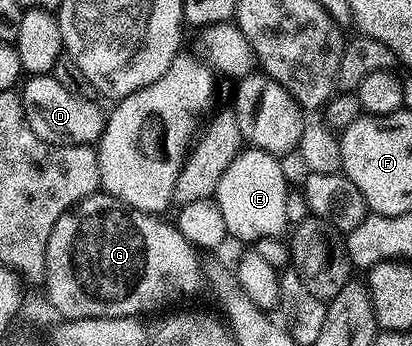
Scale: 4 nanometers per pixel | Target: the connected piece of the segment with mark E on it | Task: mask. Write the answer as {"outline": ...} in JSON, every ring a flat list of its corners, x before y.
{"outline":[[248,146,240,150,225,173,221,173,213,198,221,209,221,217,225,217,225,229,232,240,240,239,247,245,254,245,261,237,279,237,284,234,283,230,288,230,285,213,289,196,287,175,279,163,282,162,276,156]]}

